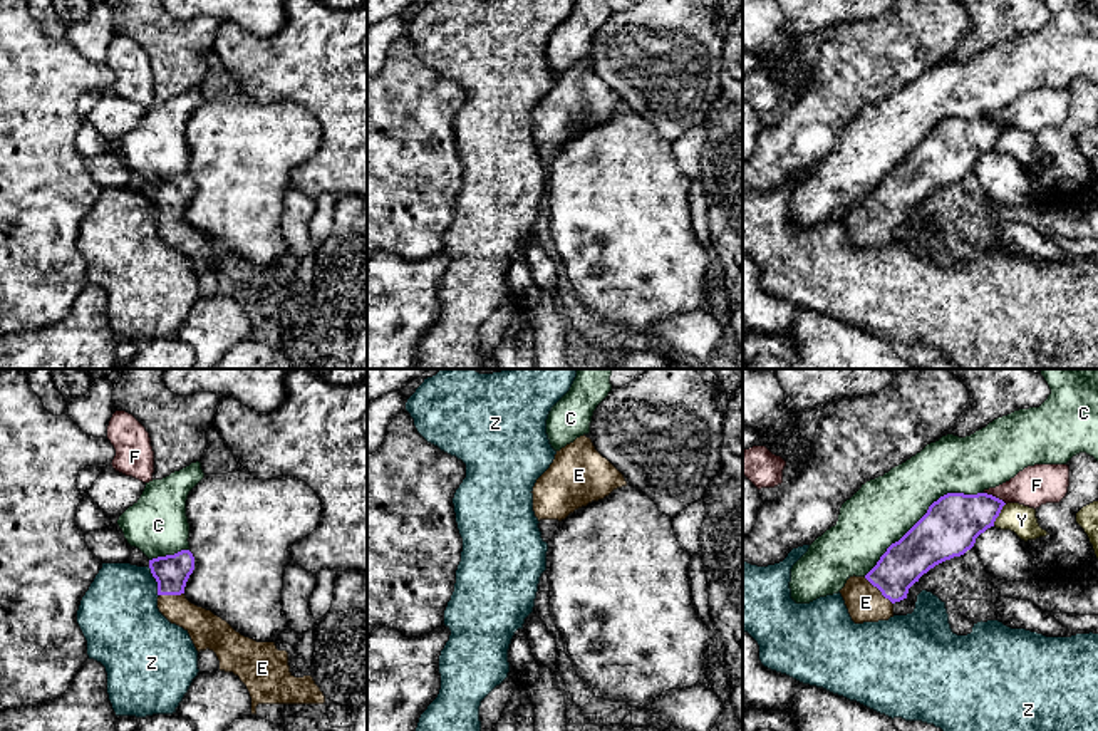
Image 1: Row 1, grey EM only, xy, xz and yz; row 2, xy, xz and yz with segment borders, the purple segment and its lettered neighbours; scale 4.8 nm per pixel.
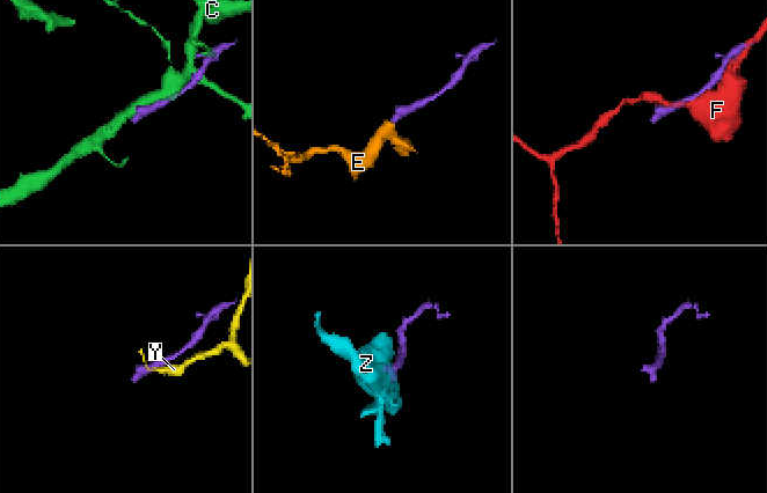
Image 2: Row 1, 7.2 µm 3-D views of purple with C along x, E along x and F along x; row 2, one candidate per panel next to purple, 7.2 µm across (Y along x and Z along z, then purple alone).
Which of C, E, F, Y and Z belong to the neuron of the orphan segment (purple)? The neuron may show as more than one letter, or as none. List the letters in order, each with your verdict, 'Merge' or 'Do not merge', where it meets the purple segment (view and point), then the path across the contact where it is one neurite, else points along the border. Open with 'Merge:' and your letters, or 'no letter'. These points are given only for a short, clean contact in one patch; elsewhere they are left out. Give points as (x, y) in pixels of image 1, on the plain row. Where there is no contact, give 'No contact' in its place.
Merge: E
C: Do not merge. Touches purple at yz (924, 139)
E: Merge. Touches purple at yz (879, 213). Path across: yz (904, 186), (879, 213), (865, 227)
F: Do not merge. Touches purple at yz (994, 121)
Y: Do not merge. Touches purple at yz (998, 139)
Z: Do not merge. Touches purple at xy (156, 205). Boundary: xy (148, 191), (156, 207), (158, 220)

